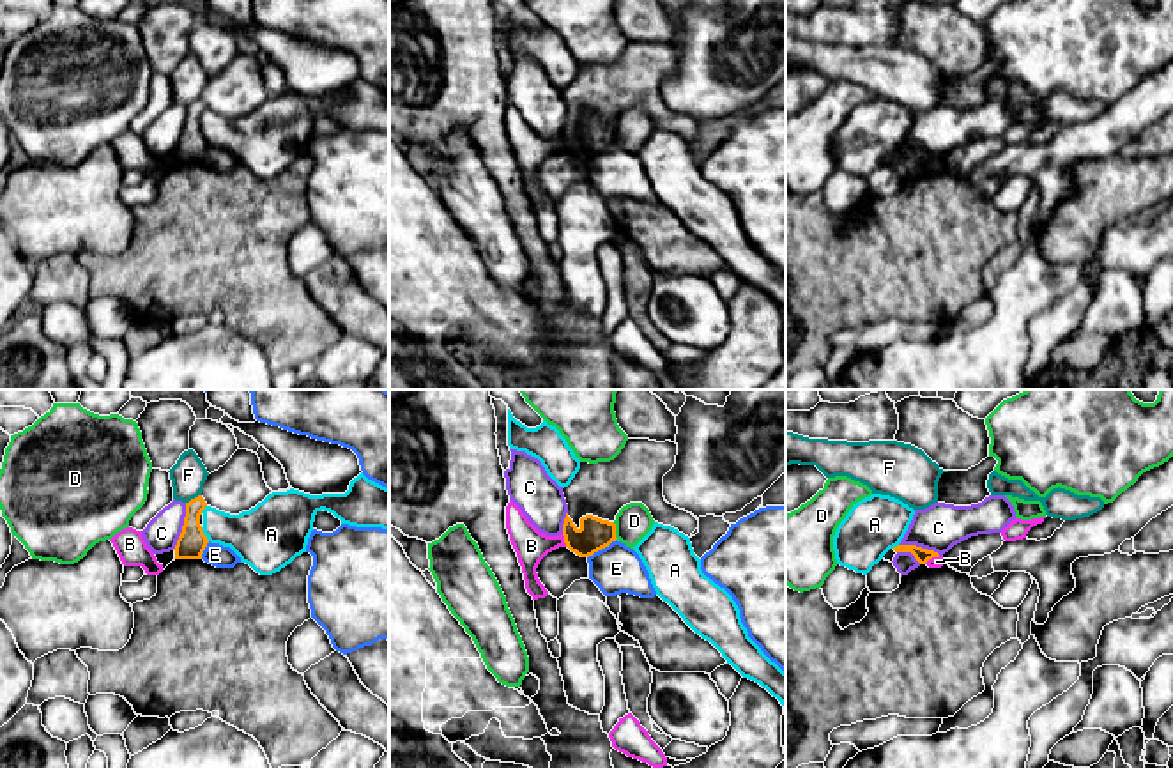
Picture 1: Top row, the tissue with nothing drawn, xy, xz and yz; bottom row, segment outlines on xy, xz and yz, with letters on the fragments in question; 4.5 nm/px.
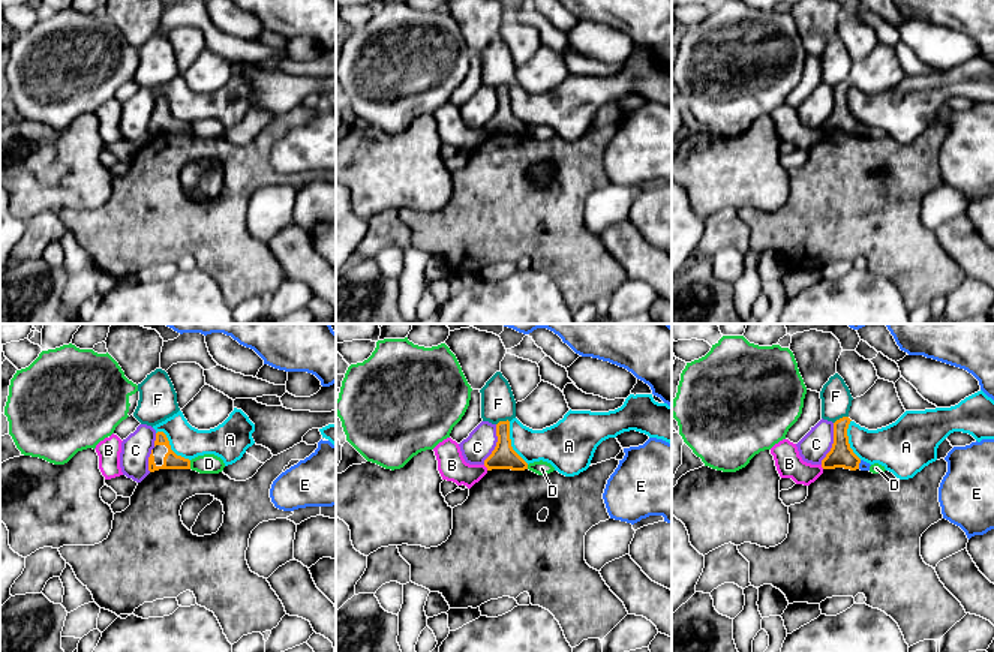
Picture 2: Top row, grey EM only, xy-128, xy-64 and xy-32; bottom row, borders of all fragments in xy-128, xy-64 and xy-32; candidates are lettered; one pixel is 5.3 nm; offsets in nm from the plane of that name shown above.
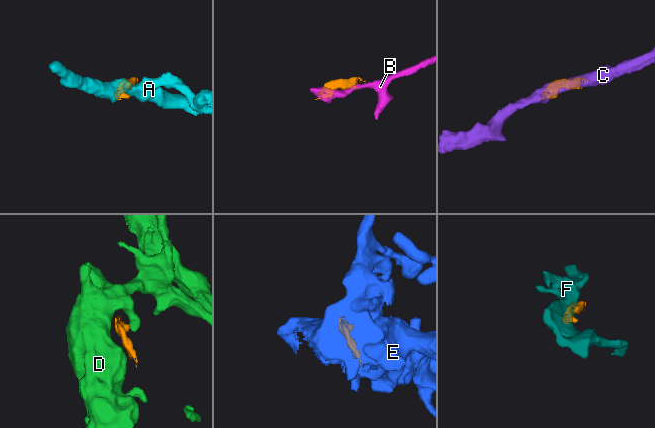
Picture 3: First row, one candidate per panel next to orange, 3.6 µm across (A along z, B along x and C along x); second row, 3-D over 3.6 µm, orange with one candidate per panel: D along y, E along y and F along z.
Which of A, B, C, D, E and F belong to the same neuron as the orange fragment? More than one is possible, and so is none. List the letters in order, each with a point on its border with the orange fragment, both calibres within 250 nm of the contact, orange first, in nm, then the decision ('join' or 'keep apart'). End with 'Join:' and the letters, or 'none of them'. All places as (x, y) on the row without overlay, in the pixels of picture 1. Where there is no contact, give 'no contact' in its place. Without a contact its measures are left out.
A: xy (204, 138) | 130/260 nm | keep apart
B: xz (565, 144) | 140/150 nm | keep apart
C: xy (183, 130) | 130/160 nm | keep apart
D: xz (614, 135) | 140/160 nm | keep apart
E: xz (602, 151) | 140/220 nm | keep apart
F: xy (195, 101) | 130/160 nm | keep apart
Join: none of them

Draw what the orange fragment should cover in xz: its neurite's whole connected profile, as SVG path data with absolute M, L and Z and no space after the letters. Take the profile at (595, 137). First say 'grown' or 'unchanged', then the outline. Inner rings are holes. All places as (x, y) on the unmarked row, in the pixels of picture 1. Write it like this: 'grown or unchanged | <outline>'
grown | M628 42L610 65L580 65L580 73L563 92L568 117L563 127L566 150L580 161L616 145L616 119L630 106L642 106L655 126L671 129L692 142L699 122L669 108L663 80L674 71L678 48Z

